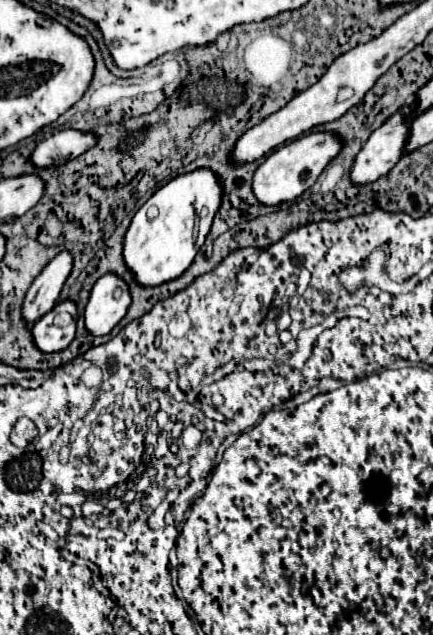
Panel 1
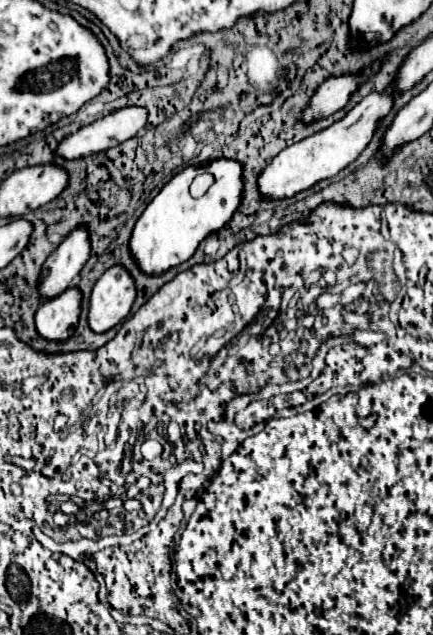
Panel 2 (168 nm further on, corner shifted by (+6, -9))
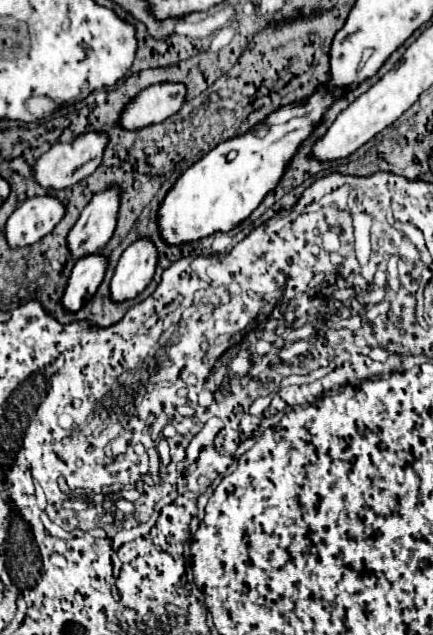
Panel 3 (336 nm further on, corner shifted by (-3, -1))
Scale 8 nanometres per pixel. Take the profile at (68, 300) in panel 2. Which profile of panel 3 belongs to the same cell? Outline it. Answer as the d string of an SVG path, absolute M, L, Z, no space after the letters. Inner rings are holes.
M102 255L84 257L82 261L76 261L62 295L62 307L66 313L76 313L92 299L104 277L106 263L108 261Z

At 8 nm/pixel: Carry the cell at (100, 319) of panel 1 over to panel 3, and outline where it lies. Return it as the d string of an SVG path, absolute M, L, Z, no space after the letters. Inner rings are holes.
M138 239L122 253L116 265L114 277L110 281L110 299L114 303L122 303L138 297L152 281L154 269L156 247L146 239Z

